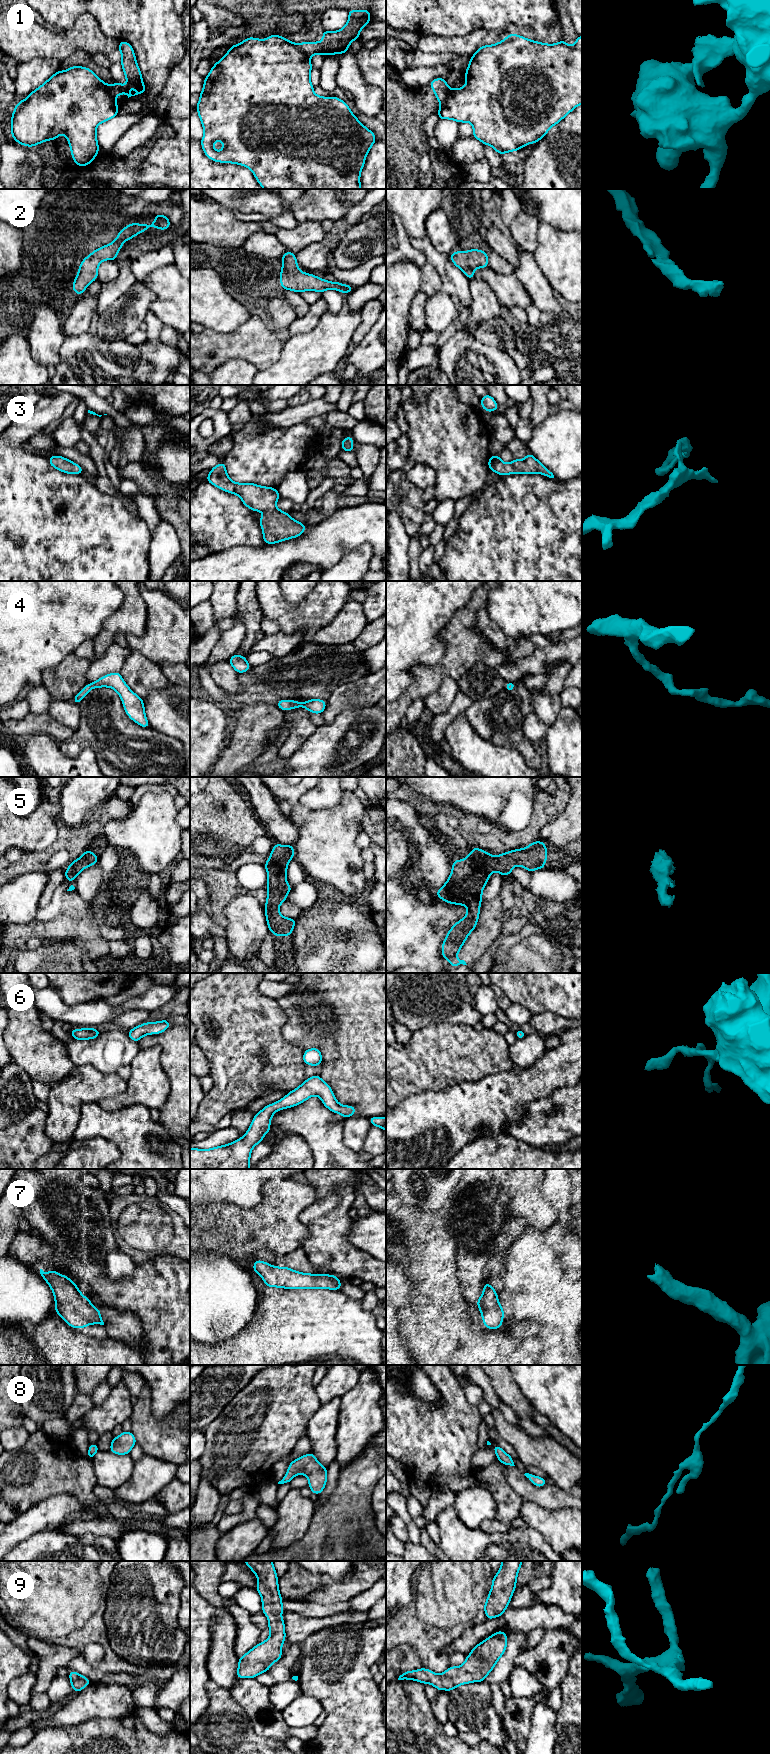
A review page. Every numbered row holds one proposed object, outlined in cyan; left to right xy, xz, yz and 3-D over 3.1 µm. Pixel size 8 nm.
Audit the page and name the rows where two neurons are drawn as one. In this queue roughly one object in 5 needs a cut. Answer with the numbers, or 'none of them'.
1

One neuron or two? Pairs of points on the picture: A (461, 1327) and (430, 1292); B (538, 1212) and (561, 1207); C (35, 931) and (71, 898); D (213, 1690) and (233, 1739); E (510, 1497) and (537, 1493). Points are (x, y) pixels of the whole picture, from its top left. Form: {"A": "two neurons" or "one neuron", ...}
{"A": "one neuron", "B": "two neurons", "C": "one neuron", "D": "one neuron", "E": "two neurons"}

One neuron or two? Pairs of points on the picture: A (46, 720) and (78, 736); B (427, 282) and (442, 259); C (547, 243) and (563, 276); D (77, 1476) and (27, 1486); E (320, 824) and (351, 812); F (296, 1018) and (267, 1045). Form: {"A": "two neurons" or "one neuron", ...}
{"A": "two neurons", "B": "two neurons", "C": "one neuron", "D": "one neuron", "E": "one neuron", "F": "two neurons"}

